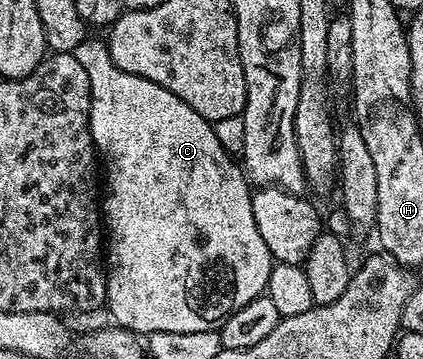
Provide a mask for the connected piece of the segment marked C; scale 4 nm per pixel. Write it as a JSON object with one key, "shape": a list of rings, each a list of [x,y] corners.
{"shape":[[[88,37],[77,45],[73,53],[81,65],[85,65],[85,73],[89,73],[89,89],[91,90],[91,108],[89,109],[89,129],[95,142],[96,152],[107,162],[107,183],[105,179],[105,194],[101,199],[101,219],[105,224],[106,234],[109,236],[109,246],[105,251],[107,272],[107,301],[106,310],[111,310],[111,315],[118,326],[126,331],[134,331],[140,337],[151,335],[154,331],[161,333],[205,333],[214,331],[229,318],[241,305],[249,305],[258,295],[264,294],[267,282],[271,276],[273,260],[269,253],[269,245],[261,237],[257,229],[257,221],[253,215],[253,187],[244,175],[244,169],[232,156],[221,149],[221,141],[217,141],[214,126],[201,117],[181,97],[169,93],[161,85],[153,81],[145,81],[145,77],[137,77],[133,73],[125,73],[111,59],[106,42],[102,38]]]}

